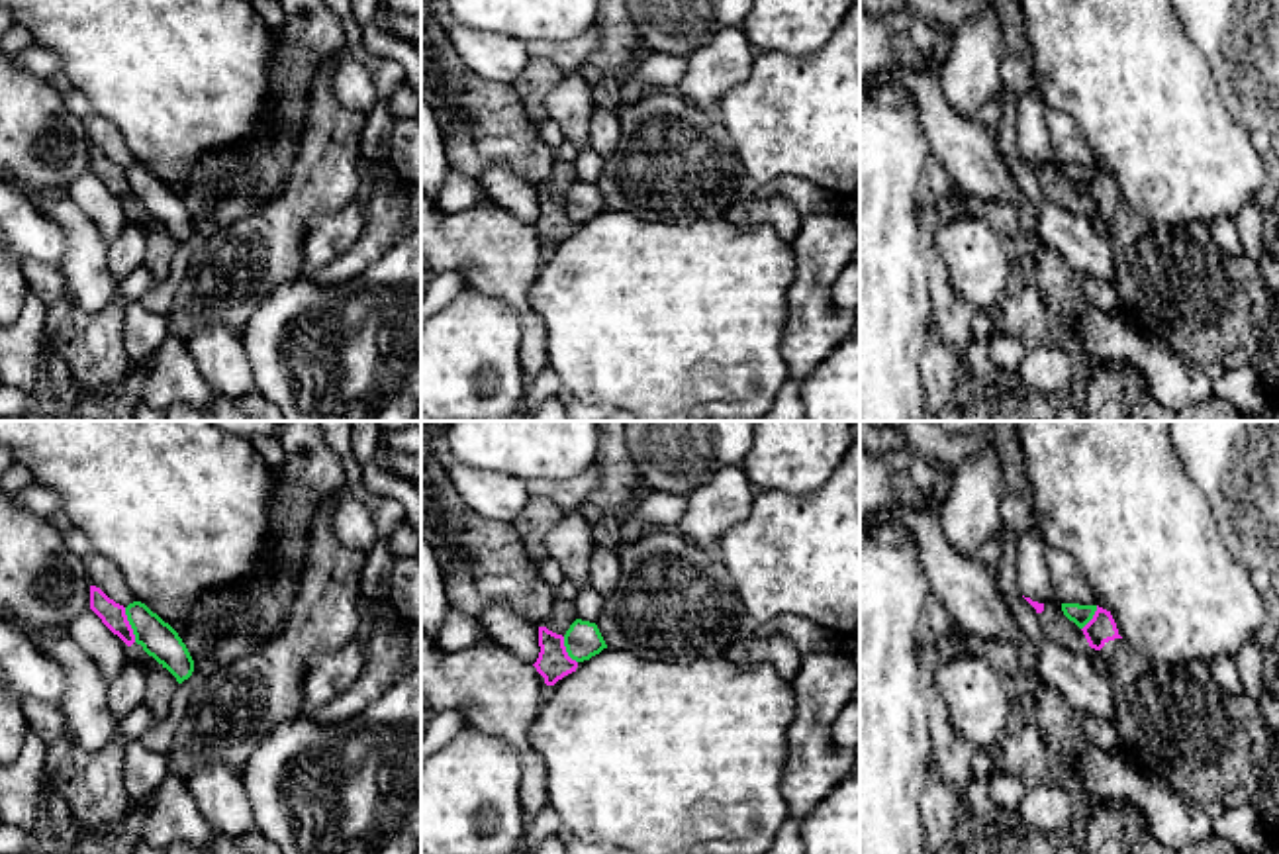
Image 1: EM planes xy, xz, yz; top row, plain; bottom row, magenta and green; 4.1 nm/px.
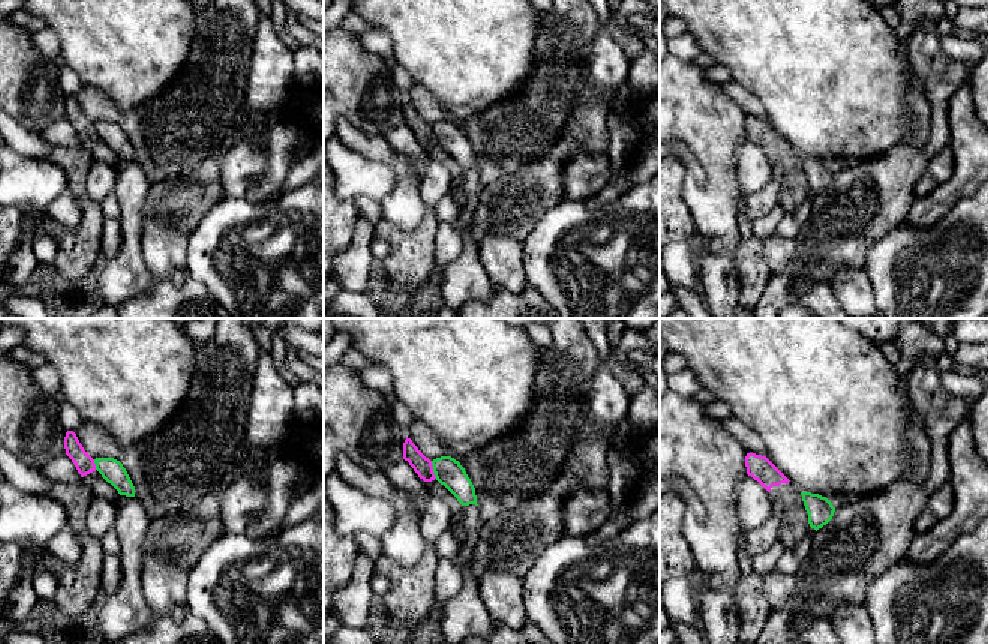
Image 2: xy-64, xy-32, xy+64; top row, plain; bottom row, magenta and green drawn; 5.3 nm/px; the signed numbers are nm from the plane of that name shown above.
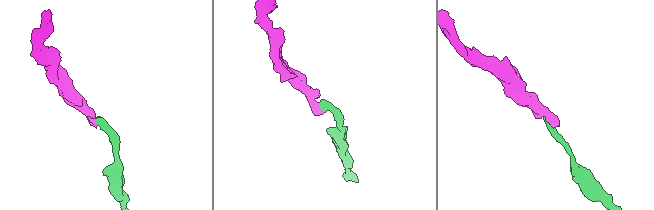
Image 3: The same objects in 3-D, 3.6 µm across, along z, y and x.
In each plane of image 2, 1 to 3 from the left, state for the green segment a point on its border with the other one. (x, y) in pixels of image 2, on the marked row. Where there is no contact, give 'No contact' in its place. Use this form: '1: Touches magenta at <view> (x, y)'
1: Touches magenta at xy-64 (95, 464)
2: Touches magenta at xy-32 (432, 470)
3: No contact

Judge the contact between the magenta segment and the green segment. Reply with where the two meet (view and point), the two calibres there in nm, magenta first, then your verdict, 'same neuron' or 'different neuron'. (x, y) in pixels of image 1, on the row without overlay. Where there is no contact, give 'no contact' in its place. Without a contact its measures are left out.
xy (130, 187) | 100/150 nm | different neuron

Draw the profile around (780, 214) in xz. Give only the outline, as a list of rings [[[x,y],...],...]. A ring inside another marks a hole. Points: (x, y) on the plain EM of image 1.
[[[748,192],[727,210],[725,219],[736,227],[766,223],[782,241],[791,243],[801,229],[803,215],[785,198],[760,200]]]

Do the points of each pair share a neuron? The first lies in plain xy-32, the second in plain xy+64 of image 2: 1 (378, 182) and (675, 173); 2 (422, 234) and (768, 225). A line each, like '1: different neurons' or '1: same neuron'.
1: different neurons
2: different neurons

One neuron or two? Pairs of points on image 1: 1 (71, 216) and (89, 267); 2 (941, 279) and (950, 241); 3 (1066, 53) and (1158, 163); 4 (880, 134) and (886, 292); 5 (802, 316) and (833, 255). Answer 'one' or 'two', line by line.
1: one
2: two
3: one
4: one
5: one

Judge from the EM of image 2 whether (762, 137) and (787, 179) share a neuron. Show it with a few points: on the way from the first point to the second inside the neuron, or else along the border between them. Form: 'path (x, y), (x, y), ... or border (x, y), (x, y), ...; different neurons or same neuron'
path (772, 147), (786, 161), (787, 168); same neuron

